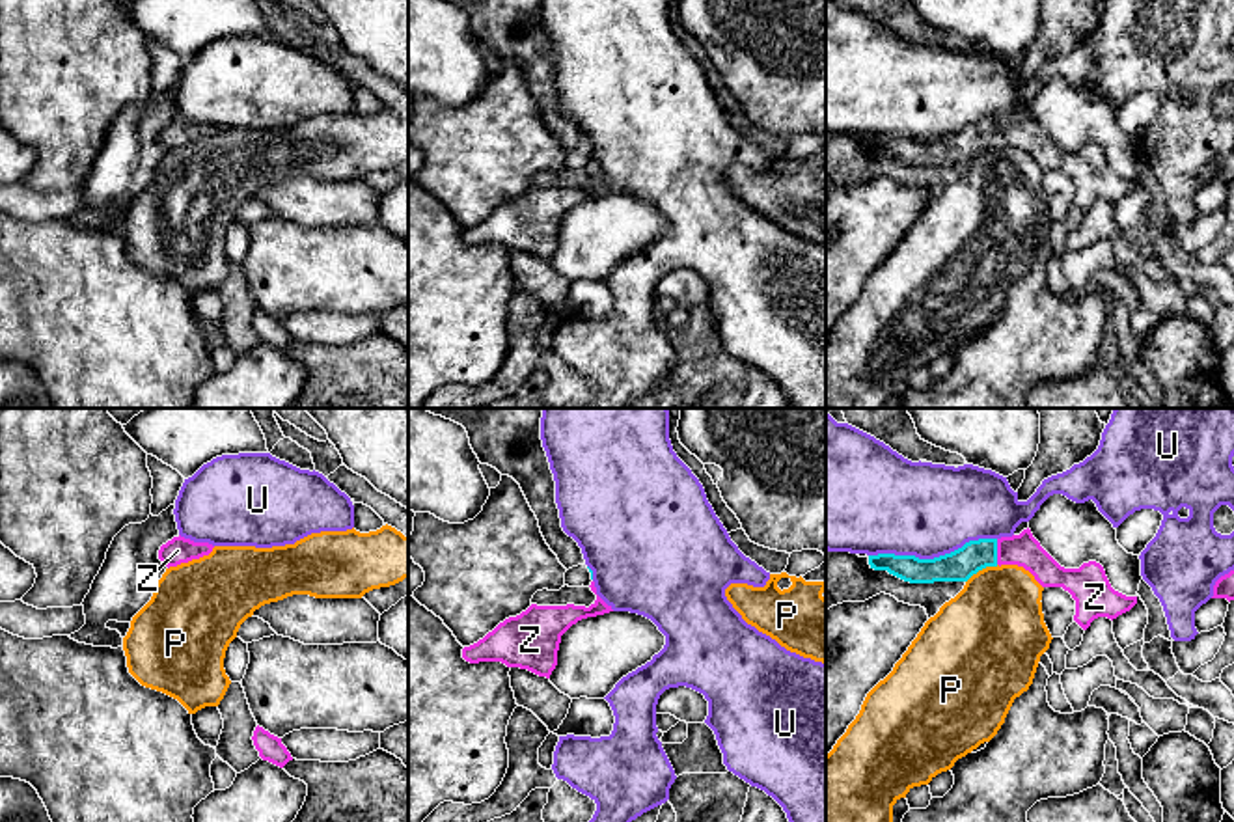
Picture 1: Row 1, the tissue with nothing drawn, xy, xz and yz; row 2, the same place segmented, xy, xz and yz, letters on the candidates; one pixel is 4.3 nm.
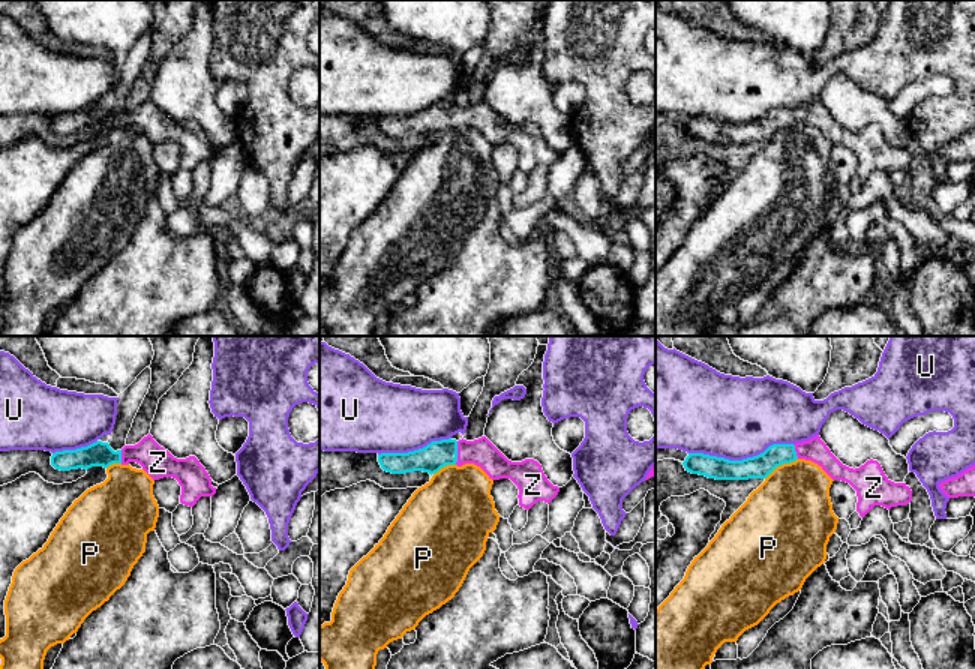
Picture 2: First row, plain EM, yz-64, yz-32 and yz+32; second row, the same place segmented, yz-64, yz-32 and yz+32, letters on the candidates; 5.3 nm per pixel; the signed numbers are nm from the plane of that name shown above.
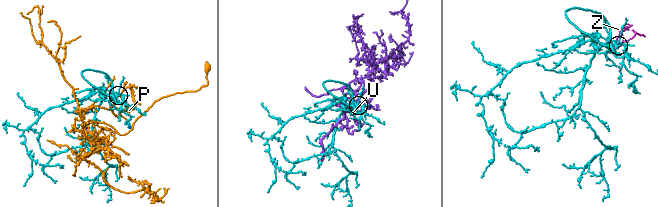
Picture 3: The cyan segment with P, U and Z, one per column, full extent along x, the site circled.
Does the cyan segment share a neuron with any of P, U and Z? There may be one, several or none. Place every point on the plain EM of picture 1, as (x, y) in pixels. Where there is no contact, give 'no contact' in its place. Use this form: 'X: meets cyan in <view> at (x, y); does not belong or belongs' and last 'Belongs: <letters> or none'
P: meets cyan in yz at (981, 151); does not belong
U: meets cyan in yz at (934, 140); does not belong
Z: meets cyan in yz at (996, 135); belongs
Belongs: Z

